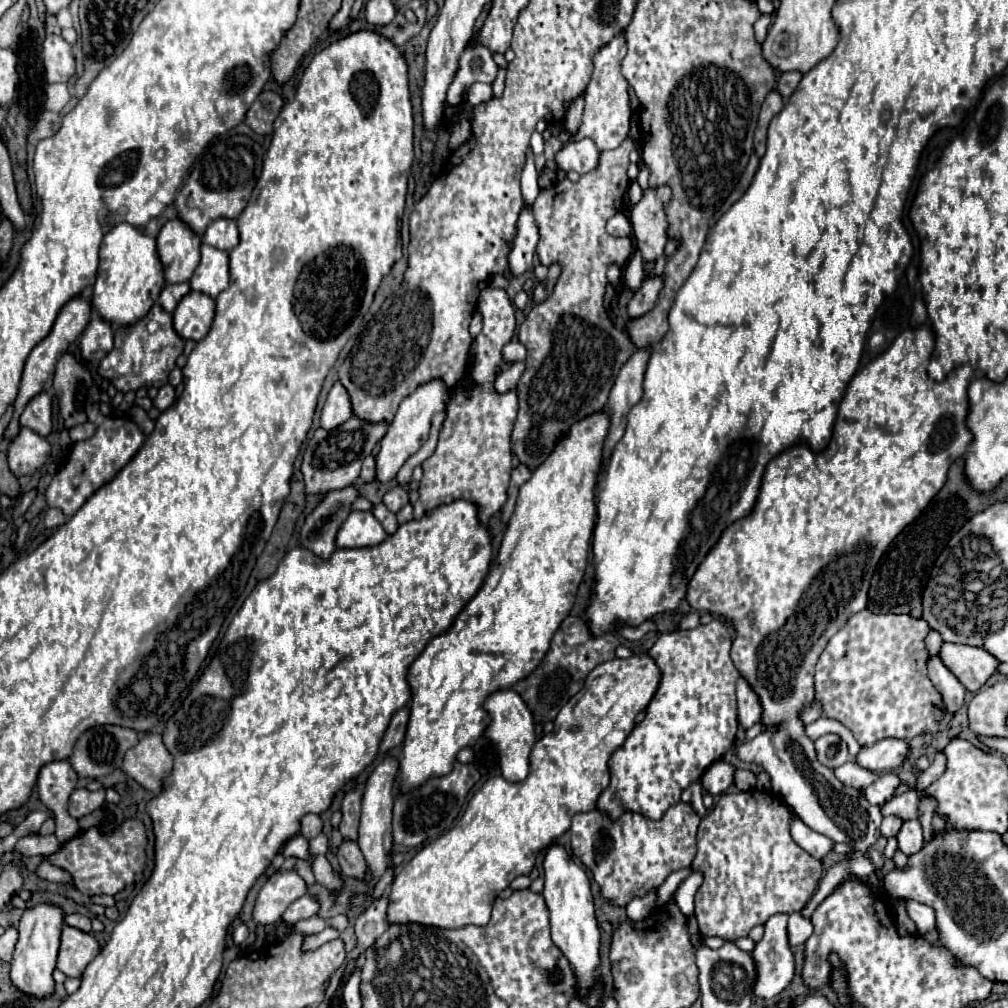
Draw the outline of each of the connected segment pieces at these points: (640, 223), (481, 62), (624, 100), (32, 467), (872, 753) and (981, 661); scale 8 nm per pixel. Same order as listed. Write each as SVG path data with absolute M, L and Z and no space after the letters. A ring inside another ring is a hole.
M660 187L656 191L648 189L648 193L642 197L640 203L634 205L630 213L636 247L642 253L642 259L646 263L654 263L668 241L666 237L666 213L664 203L670 201L670 189Z
M486 3L486 7L482 7L482 15L478 15L476 25L474 25L474 37L472 37L468 49L462 53L456 77L454 77L452 85L448 87L448 103L450 105L460 105L464 101L464 95L466 95L466 91L468 91L468 87L472 83L476 83L476 81L492 83L494 77L496 77L498 65L494 63L490 49L482 47L476 41L478 31L482 29L482 23L484 23L490 7L492 7L492 3Z
M622 35L614 37L600 53L594 55L594 73L584 93L584 119L576 135L576 141L588 137L596 143L598 149L616 149L626 139L630 129L630 97L628 97L628 81L620 73L620 63L624 55L626 55L626 41Z
M22 427L8 447L8 465L16 477L36 473L50 457L50 443L38 433Z
M882 739L876 745L862 747L854 761L874 773L884 773L900 767L908 757L910 747L902 739Z
M944 643L938 655L942 663L958 677L958 681L972 693L976 693L998 667L998 661L980 647Z

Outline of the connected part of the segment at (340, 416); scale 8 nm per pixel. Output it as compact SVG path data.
M338 381L334 383L334 387L330 389L328 393L328 399L324 403L324 409L322 409L322 427L324 429L334 429L338 425L342 425L346 419L350 419L354 413L352 413L352 403L350 403L350 397L348 397L348 391L346 387Z

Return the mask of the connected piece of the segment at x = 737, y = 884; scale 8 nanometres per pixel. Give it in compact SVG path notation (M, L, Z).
M758 789L726 793L720 797L714 811L702 817L698 825L698 853L692 863L694 871L704 875L704 883L696 893L696 919L704 937L722 937L734 941L746 937L754 925L764 925L768 917L776 913L796 913L806 907L814 895L820 879L822 865L808 855L790 837L790 807L774 793L762 793Z

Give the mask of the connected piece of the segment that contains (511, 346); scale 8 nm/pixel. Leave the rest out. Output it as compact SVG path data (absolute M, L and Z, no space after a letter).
M512 339L504 349L502 349L502 357L508 363L516 363L516 361L524 361L526 359L526 349L517 339Z

